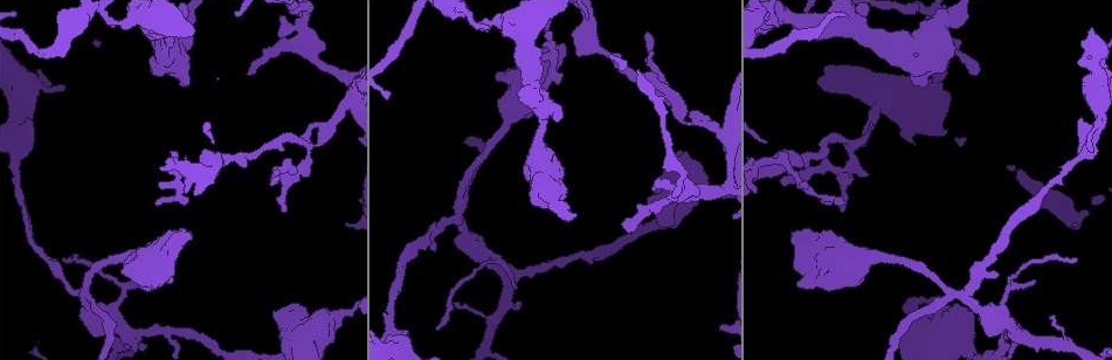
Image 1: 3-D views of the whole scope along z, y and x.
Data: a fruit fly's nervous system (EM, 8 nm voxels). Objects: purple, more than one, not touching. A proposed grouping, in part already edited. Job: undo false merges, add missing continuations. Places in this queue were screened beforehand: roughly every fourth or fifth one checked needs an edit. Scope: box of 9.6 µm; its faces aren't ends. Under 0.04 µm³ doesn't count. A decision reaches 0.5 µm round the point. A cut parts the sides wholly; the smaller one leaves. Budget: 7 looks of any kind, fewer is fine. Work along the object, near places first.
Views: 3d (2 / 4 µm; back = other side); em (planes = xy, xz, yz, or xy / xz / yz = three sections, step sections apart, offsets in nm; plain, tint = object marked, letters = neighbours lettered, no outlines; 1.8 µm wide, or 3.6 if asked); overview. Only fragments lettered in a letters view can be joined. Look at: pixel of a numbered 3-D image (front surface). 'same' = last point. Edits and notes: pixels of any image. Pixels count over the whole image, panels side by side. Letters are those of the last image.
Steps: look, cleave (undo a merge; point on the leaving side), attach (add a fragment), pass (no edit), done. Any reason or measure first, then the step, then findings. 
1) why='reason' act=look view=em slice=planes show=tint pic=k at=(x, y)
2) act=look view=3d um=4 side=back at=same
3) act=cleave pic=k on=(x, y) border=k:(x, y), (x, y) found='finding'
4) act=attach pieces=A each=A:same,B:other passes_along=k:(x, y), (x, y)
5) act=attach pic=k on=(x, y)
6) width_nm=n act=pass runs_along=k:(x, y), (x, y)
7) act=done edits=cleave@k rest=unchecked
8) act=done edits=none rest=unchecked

why='end of a long branch' act=look view=em slice=planes show=letters pic=1 at=(438, 327)

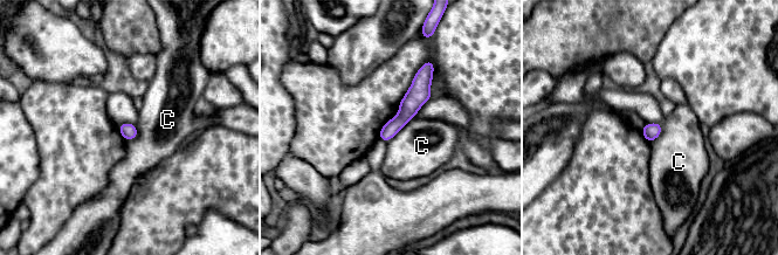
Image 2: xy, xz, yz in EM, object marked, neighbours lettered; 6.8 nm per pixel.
act=pass each=C:other border=2:(412, 118), (386, 142) found='none of them fits'

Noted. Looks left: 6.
why='abrupt turn' act=look view=em um=3.6 slice=xz step=8 show=tint pic=1 at=(457, 216)

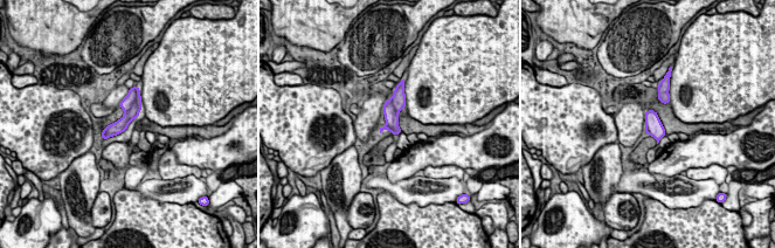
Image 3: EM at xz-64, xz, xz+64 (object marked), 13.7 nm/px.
why='see the neighbours' act=look view=em um=3.6 slice=xz step=8 show=letters at=same

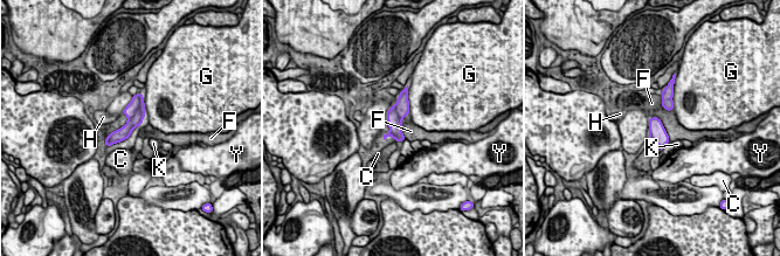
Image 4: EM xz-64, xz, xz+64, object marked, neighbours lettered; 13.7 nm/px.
act=cleave pic=4 on=(137, 119) each=C:other,F:other,G:other,H:other,K:other,Y:other border=4:(142, 95), (136, 112), (128, 120) found='two cells meet here'

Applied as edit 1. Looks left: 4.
act=look view=overview

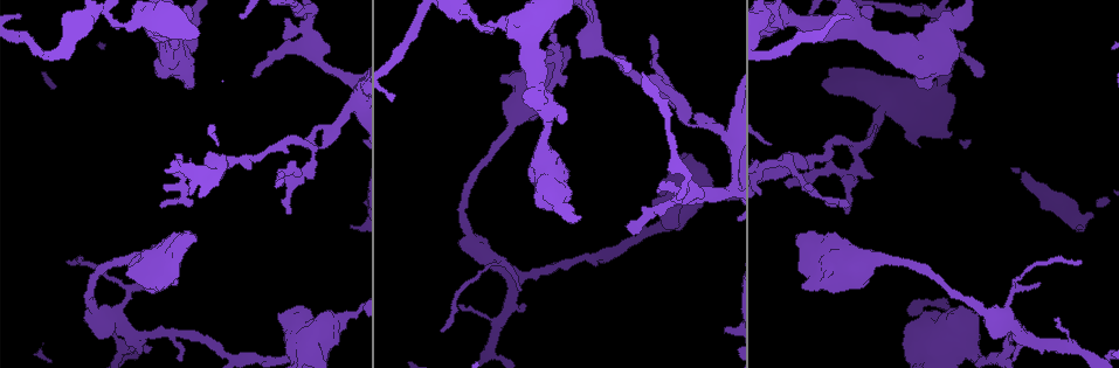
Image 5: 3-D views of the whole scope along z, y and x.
act=look view=em slice=xy step=4 show=tint pic=5 at=(689, 109)

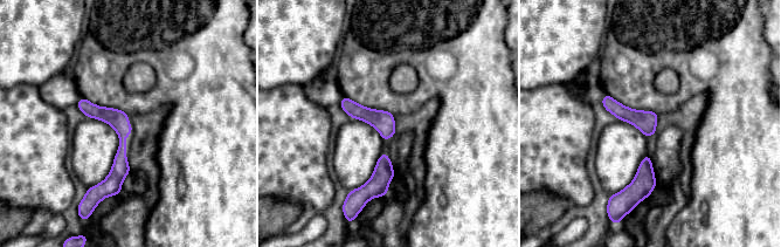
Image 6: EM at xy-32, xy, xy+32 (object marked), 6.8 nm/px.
act=look view=em slice=planes show=letters at=same

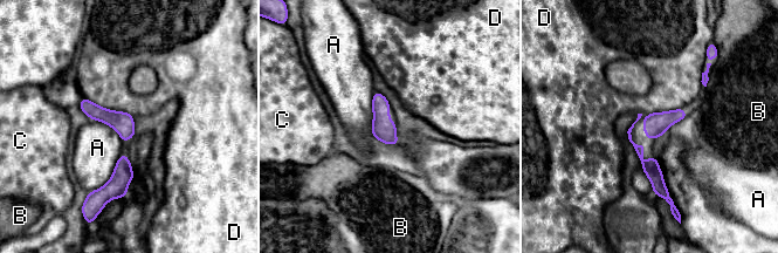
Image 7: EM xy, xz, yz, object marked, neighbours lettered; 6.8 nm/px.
act=pass each=A:other,B:other,C:other,D:other border=7:(122, 152), (110, 178), (87, 193) found='one cell here'

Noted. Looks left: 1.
act=done edits=cleave@4 rest=unchecked

